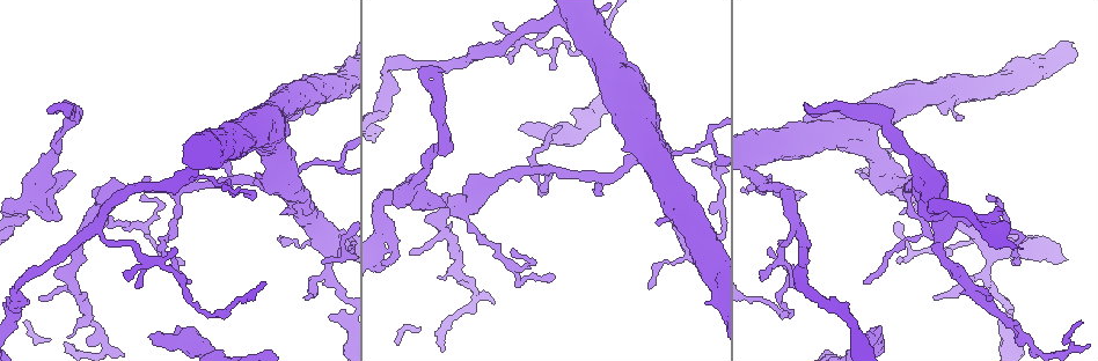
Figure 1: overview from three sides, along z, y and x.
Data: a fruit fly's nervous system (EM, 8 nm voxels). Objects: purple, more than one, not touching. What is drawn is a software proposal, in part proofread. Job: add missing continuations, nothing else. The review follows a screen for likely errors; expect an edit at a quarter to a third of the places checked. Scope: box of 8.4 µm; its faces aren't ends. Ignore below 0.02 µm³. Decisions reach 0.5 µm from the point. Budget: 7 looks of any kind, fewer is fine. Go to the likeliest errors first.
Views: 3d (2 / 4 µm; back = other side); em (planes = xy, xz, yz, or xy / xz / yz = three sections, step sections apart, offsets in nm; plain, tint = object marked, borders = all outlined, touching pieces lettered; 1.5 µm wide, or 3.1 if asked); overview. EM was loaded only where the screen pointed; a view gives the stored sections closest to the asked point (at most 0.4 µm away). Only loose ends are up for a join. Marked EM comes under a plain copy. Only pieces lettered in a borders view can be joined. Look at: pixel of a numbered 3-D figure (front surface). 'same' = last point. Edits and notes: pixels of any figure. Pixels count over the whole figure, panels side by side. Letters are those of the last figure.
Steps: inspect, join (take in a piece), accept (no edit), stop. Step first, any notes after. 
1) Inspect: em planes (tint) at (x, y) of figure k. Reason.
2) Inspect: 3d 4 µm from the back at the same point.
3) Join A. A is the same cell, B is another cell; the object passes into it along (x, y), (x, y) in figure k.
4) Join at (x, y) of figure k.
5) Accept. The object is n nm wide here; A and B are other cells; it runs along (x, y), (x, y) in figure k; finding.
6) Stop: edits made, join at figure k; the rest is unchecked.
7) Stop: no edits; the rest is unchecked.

Inspect: em planes (tint) at (519, 127) of figure 1. An open end.

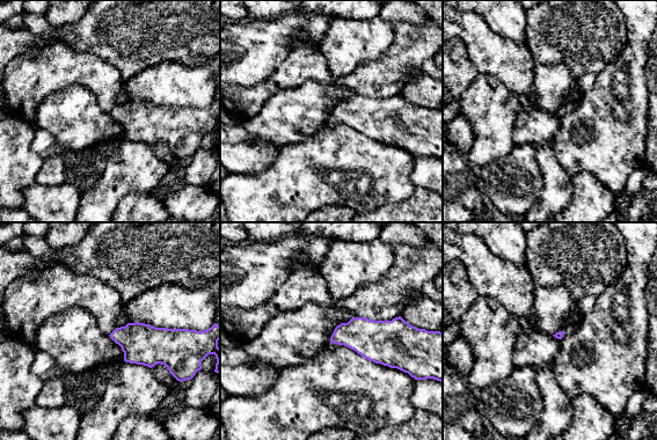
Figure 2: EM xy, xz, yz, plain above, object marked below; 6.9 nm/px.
Inspect: em planes (borders) at the same point. See the neighbours.

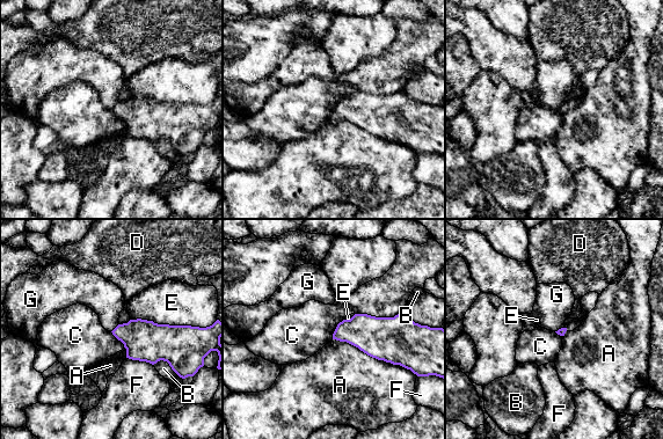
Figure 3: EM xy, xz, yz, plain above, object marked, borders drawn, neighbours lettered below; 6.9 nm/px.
Accept. A, B, C, D, E, F and G are other cells; none of them fits.

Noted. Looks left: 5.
Inspect: 3d 4 µm at (1016, 337) of figure 1. Free end.

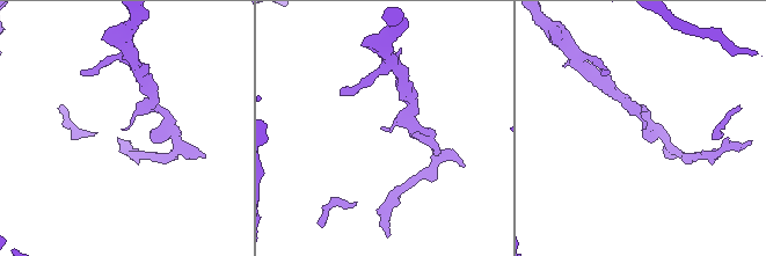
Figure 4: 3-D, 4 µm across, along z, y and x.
Inspect: em planes (borders) at (380, 127) of figure 4.

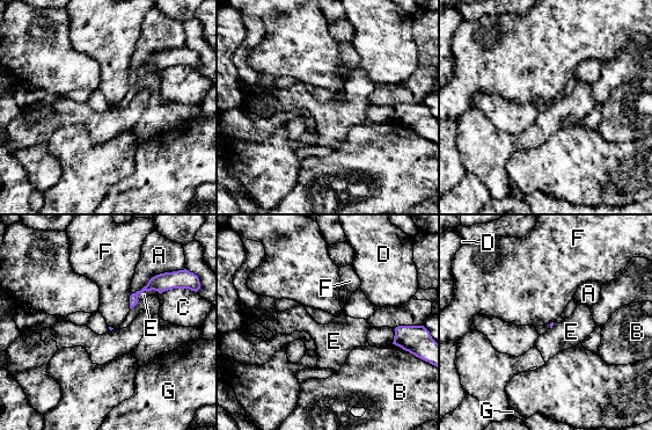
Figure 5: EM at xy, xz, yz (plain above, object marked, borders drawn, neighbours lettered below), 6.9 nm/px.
Accept. A, B, C, D, E, F and G are other cells; a border runs along (159, 293), (144, 290), (137, 298) in figure 5; no lettered piece goes on from it.

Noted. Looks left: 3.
Inspect: 3d 2 µm at (330, 315) of figure 1. Branch stops here.

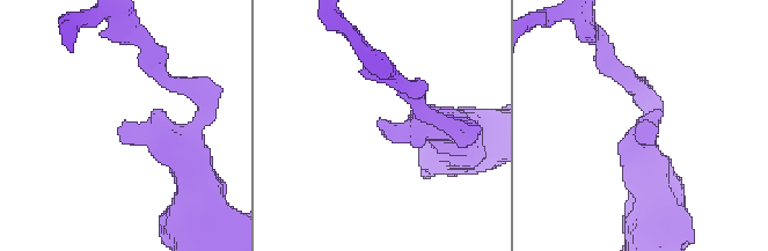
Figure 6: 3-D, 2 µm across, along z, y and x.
Inspect: em planes (borders) at (382, 124) of figure 6. Need the tissue.

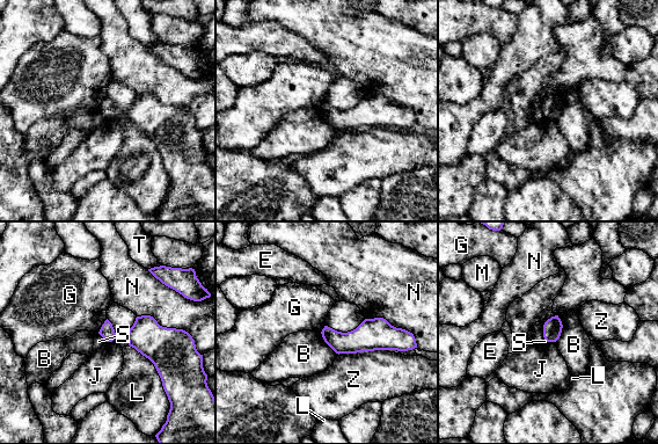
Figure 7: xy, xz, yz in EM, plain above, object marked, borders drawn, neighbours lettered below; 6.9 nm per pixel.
Accept. The object is 100 nm wide here; B, E, G, J, L, M, N, S, T and Z are other cells; no lettered piece goes on from it.

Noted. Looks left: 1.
Stop: no edits; the rest is unchecked.

